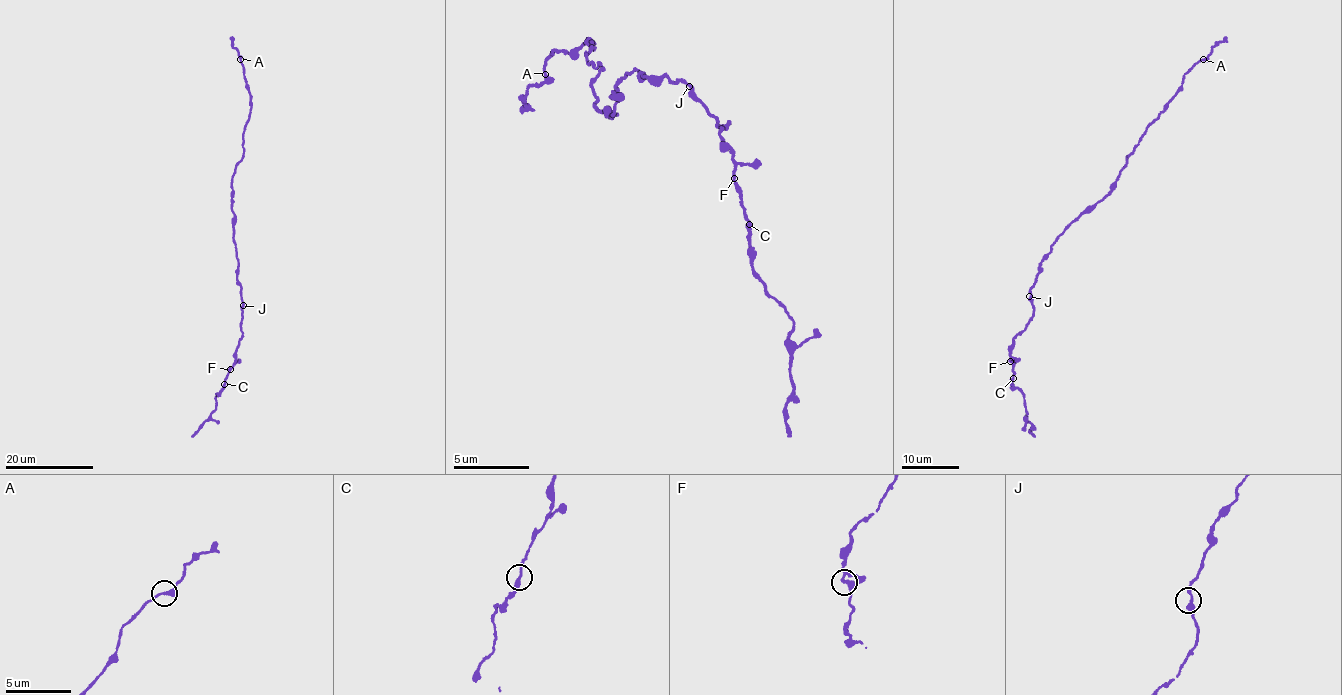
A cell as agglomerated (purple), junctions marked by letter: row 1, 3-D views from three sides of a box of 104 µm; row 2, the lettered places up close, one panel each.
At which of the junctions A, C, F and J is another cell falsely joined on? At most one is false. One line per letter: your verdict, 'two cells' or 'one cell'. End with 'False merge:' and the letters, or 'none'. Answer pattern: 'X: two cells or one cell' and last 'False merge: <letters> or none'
A: one cell
C: one cell
F: one cell
J: one cell
False merge: none

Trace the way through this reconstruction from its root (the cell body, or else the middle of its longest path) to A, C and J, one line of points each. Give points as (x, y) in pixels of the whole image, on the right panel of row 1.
A: (1057, 238), (1071, 221), (1113, 189), (1119, 171), (1146, 126), (1164, 110), (1187, 71), (1203, 59)
C: (1057, 238), (1040, 264), (1031, 289), (1034, 315), (1013, 340), (1010, 361), (1013, 378)
J: (1057, 238), (1040, 264), (1029, 296)

